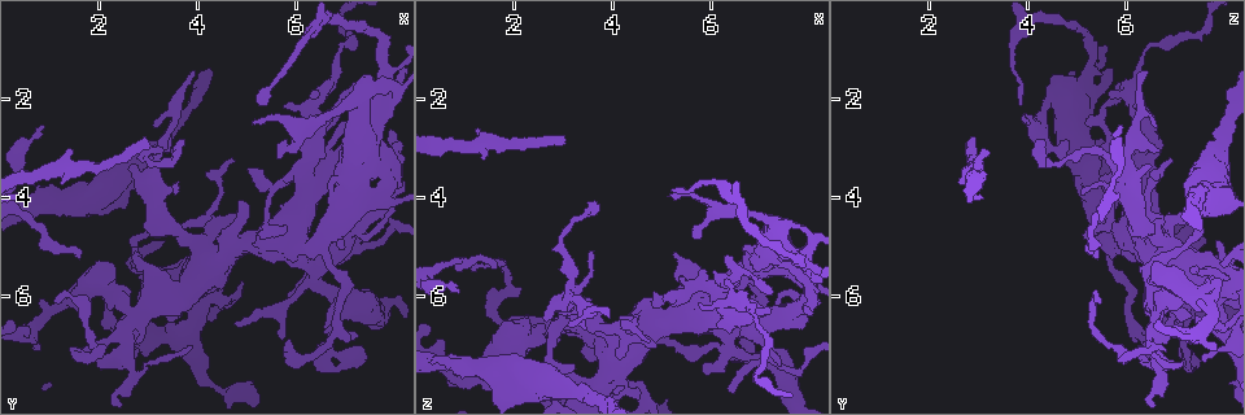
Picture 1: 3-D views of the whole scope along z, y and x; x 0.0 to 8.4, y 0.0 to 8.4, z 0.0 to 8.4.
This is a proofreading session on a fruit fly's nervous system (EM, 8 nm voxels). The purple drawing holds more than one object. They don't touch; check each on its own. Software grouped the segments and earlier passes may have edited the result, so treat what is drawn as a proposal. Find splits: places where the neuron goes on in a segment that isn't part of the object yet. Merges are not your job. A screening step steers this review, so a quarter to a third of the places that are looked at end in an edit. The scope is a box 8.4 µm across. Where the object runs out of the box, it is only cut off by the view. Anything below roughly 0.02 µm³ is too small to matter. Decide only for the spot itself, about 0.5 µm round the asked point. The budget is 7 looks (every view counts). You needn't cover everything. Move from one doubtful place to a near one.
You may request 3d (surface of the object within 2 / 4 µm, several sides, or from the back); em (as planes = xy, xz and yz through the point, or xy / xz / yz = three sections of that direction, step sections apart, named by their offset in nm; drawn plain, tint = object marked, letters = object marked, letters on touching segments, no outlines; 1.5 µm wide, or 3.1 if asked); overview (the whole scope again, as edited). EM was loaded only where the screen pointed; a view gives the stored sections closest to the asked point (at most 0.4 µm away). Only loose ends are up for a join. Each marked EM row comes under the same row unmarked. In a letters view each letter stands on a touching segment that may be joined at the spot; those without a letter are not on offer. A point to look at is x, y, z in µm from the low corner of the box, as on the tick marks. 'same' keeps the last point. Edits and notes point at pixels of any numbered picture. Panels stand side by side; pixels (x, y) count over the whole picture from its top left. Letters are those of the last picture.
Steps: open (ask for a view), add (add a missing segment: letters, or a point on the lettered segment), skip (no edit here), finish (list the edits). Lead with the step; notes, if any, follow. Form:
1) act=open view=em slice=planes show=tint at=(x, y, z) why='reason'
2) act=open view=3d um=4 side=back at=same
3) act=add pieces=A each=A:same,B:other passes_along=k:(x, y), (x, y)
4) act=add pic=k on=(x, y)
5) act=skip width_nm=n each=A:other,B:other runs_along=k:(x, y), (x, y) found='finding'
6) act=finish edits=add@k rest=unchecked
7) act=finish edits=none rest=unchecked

act=open view=3d um=4 at=(5.70, 2.10, 6.10) why='branch stops here'

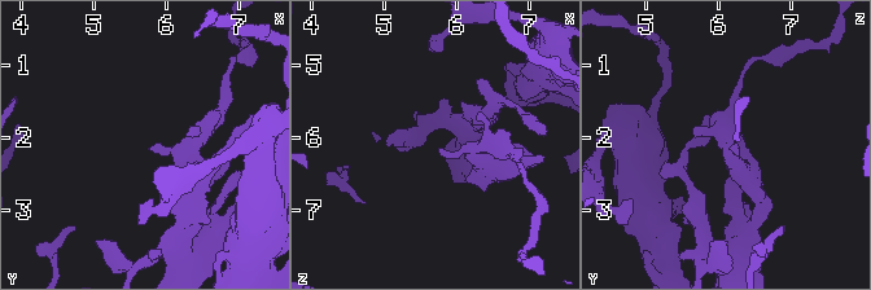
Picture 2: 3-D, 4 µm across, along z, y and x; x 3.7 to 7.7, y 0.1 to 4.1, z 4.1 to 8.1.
act=open view=em slice=planes show=letters at=(5.75, 2.10, 6.20) why='shape alone is not enough'

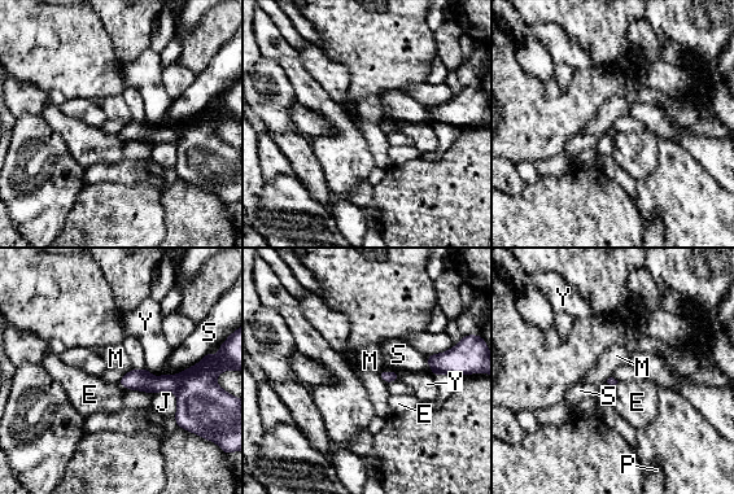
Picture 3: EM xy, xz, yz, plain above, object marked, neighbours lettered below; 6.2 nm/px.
act=skip each=E:other,J:other,M:other,P:other,S:other,Y:other border=3:(132, 368), (125, 374) found='no lettered segment goes on from it'

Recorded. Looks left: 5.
act=open view=3d um=4 at=(3.10, 2.85, 2.85) why='branch stops here'

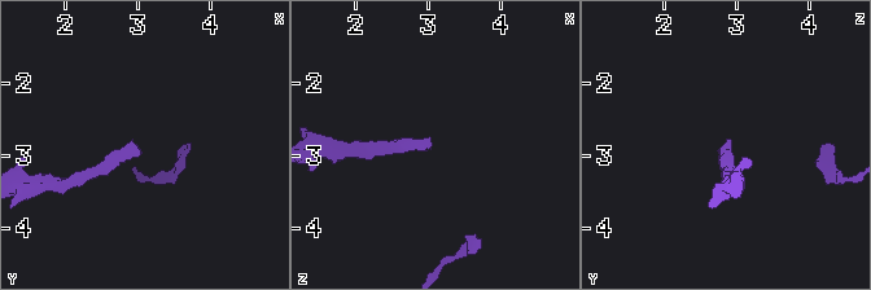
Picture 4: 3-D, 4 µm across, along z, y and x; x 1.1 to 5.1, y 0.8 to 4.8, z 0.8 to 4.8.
act=open view=em slice=planes show=letters at=(3.05, 2.90, 2.90) why='need the tissue'

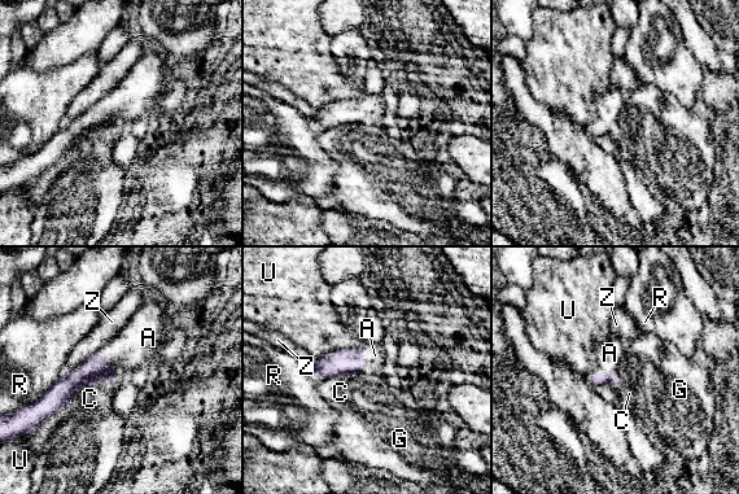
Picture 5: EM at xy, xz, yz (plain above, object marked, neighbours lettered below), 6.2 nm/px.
act=add pieces=A longest_contact=C:400nm each=A:same,C:other,G:other,R:other,U:other,Z:other found='it goes on there'

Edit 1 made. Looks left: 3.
act=open view=overview why='redraw'

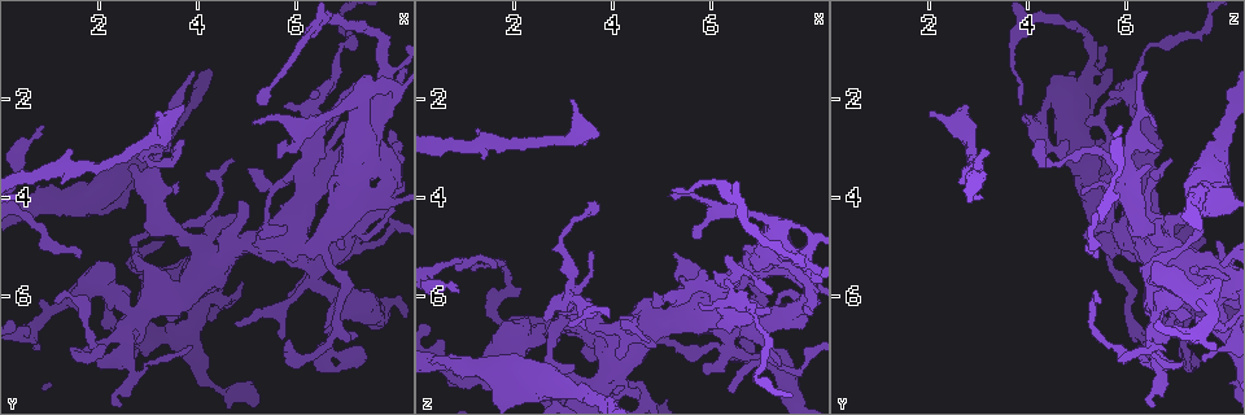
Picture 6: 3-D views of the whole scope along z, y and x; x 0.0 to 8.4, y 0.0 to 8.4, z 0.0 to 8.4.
act=open view=em slice=xy step=4 show=letters at=(2.65, 3.40, 6.50) why='free end'

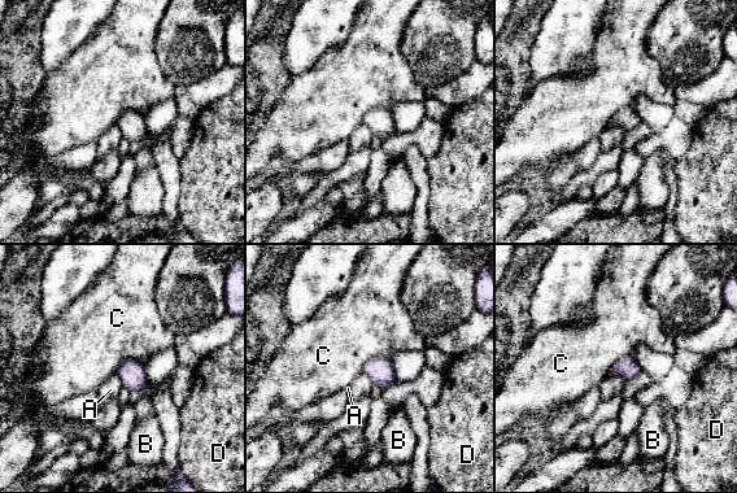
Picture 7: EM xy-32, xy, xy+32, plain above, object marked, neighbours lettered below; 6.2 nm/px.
act=skip each=A:other,B:other,C:other,D:other border=7:(143, 361), (126, 358), (114, 372) found='none of them fits'

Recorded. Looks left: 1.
act=finish edits=add@5 rest=unchecked

